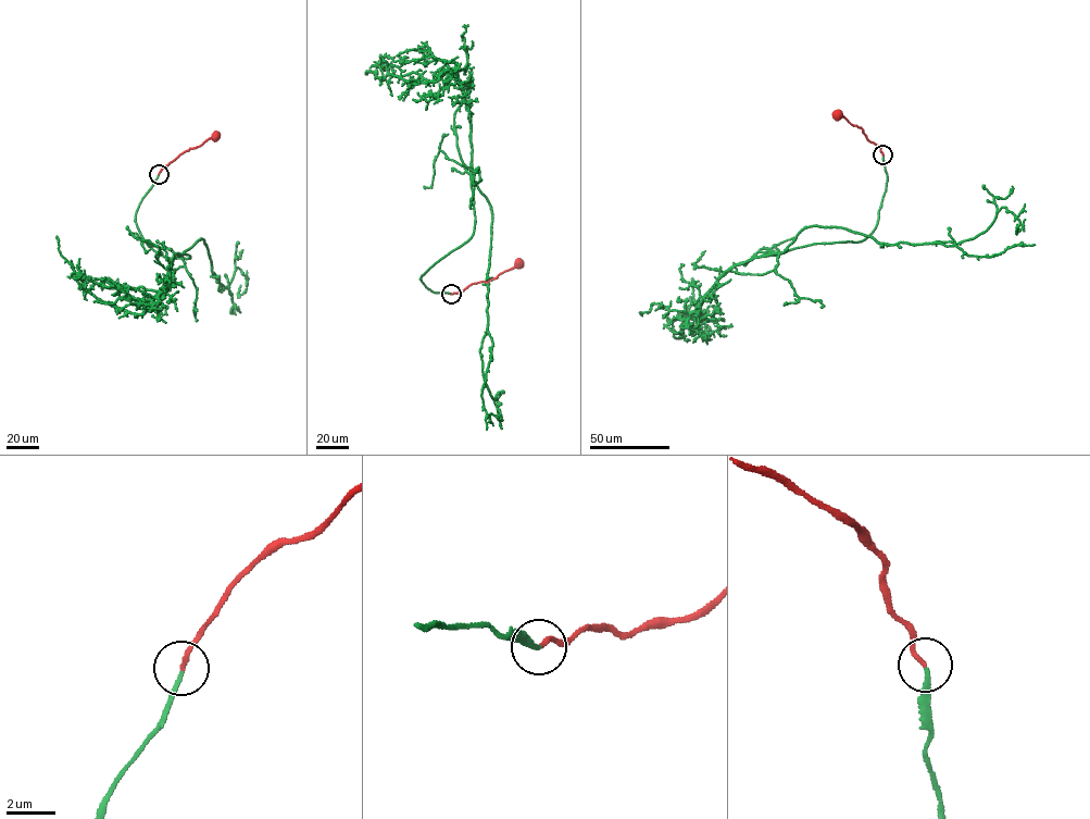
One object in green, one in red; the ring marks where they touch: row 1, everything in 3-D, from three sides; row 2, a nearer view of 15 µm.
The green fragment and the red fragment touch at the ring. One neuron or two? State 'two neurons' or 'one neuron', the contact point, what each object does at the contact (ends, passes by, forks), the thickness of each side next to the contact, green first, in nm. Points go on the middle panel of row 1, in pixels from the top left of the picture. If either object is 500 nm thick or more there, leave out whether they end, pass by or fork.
one neuron; place (451, 294); green ends; red ends; calibres 190 and 180 nm

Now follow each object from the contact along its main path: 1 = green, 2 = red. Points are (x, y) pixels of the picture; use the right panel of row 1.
1: (884, 156), (868, 236), (781, 252), (812, 226), (956, 244), (1001, 207), (1016, 233), (1025, 219)
2: (884, 156), (862, 128), (837, 114)

